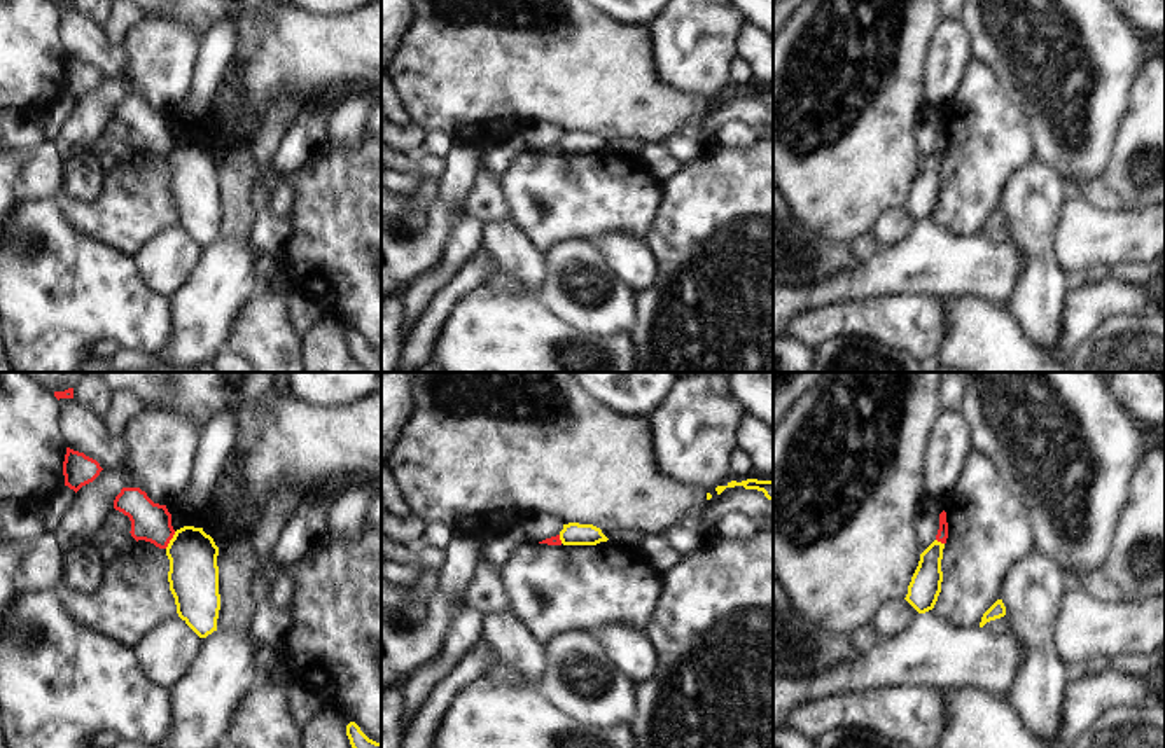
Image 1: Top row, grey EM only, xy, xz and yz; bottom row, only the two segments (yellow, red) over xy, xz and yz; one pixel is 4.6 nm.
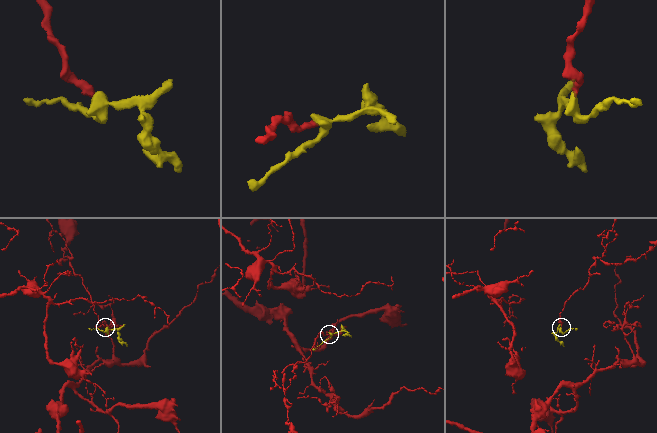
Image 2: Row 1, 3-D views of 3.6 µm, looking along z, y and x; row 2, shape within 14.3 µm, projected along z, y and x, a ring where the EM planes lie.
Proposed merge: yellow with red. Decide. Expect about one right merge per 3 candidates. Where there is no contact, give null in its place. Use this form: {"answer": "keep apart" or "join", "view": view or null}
{"answer": "keep apart", "view": "xy"}

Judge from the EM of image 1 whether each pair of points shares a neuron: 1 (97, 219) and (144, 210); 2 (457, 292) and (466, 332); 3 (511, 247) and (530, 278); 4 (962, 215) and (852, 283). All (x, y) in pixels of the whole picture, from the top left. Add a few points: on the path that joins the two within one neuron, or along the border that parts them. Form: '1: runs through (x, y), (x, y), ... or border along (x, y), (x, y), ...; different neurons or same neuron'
1: runs through (109, 219), (123, 217), (132, 210); same neuron
2: border along (481, 283), (473, 287), (452, 308), (436, 334); different neurons
3: runs through (516, 254), (530, 271); same neuron
4: border along (931, 219), (955, 235), (978, 235); different neurons

